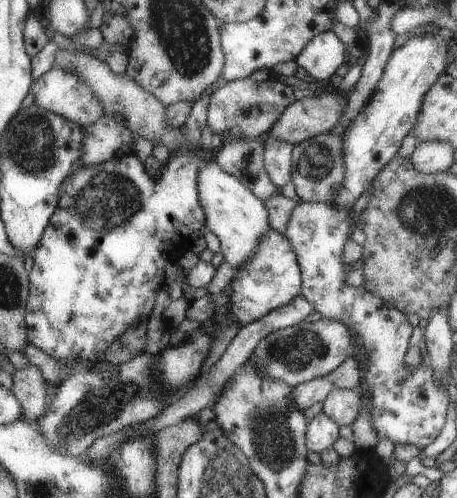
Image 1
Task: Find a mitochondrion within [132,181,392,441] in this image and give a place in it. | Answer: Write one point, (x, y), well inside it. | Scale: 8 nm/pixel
(299, 350)

